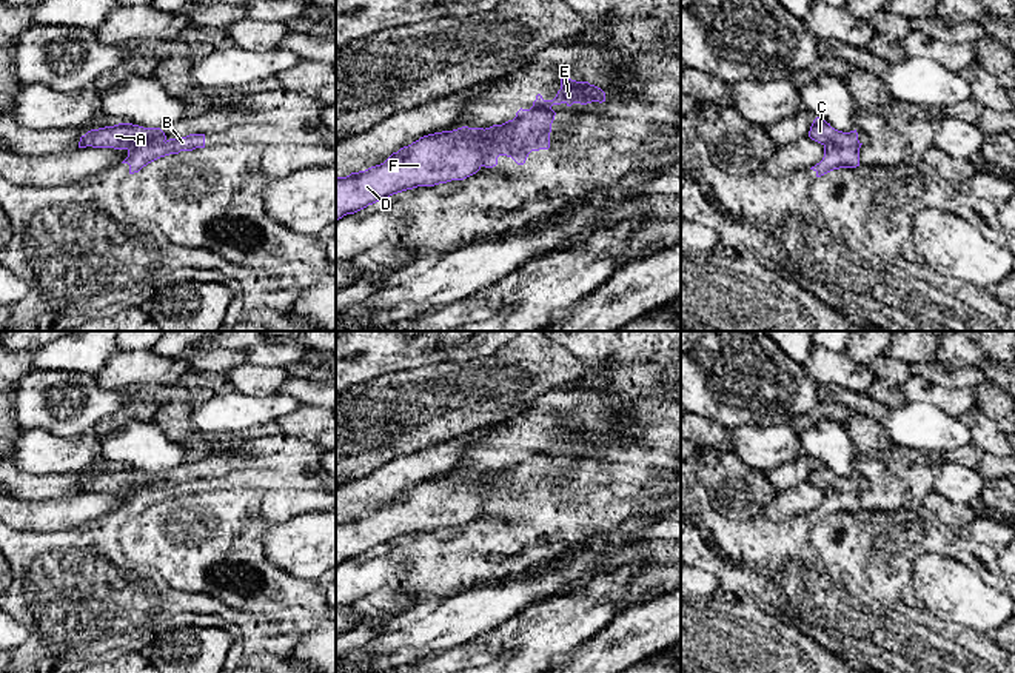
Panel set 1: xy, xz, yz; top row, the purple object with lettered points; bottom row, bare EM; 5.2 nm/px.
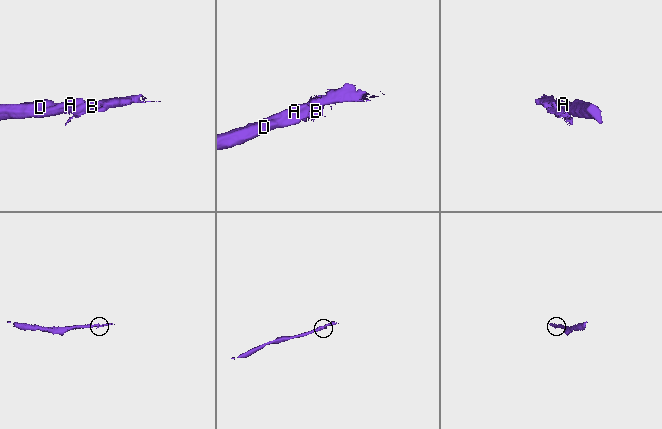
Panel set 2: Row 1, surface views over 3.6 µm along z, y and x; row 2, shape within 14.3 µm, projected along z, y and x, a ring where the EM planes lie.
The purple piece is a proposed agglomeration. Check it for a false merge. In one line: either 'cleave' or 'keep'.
cleave

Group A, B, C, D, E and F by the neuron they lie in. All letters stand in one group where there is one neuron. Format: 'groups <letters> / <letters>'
groups A C D F / B E

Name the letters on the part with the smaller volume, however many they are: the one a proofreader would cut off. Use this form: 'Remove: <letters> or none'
Remove: B, E

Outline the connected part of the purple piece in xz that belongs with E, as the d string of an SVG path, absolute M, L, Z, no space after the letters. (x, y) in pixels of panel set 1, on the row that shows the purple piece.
M561 79L561 89L553 100L536 95L530 109L519 109L513 120L485 128L484 140L493 148L485 154L482 166L493 168L499 156L511 157L518 165L524 165L531 151L550 148L551 123L556 112L553 105L573 103L587 105L605 102L605 92L588 82Z

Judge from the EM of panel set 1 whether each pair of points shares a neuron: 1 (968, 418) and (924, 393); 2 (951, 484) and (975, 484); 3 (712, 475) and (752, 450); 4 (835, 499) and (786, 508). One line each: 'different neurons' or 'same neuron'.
1: different neurons
2: same neuron
3: different neurons
4: same neuron

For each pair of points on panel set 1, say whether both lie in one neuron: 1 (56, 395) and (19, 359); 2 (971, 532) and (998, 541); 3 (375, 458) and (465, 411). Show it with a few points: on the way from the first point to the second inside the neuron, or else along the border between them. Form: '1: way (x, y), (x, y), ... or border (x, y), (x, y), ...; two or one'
1: border (31, 370), (16, 384); two
2: way (977, 532), (989, 532), (992, 535); one
3: way (398, 438), (427, 411), (442, 411); one

